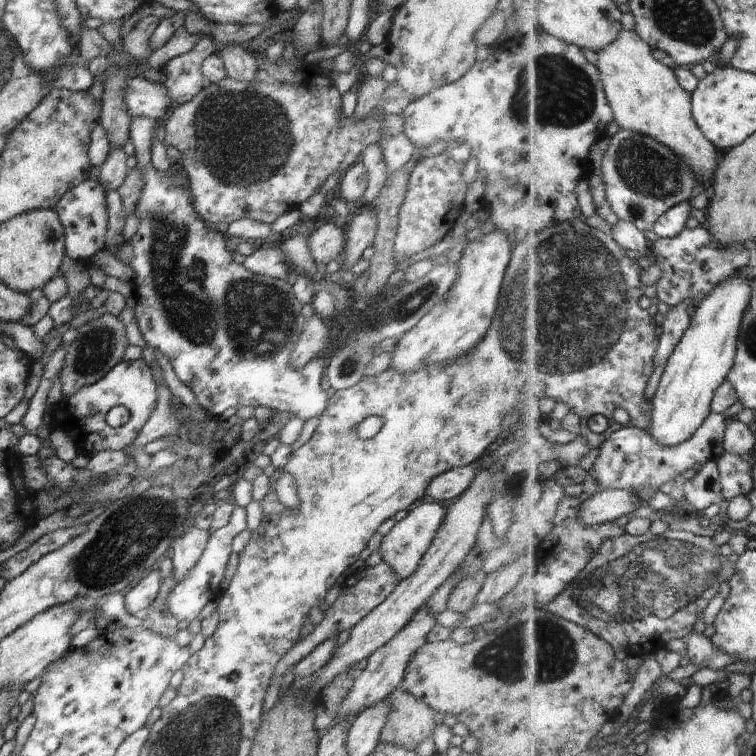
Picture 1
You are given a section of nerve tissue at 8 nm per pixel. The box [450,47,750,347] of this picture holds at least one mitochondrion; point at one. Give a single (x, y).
(555, 91)

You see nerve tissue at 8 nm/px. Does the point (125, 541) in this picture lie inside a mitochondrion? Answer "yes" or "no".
yes

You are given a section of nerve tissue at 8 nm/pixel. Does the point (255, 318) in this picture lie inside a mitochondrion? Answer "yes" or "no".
yes

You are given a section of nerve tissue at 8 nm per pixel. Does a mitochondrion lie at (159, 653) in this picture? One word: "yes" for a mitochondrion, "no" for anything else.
no

